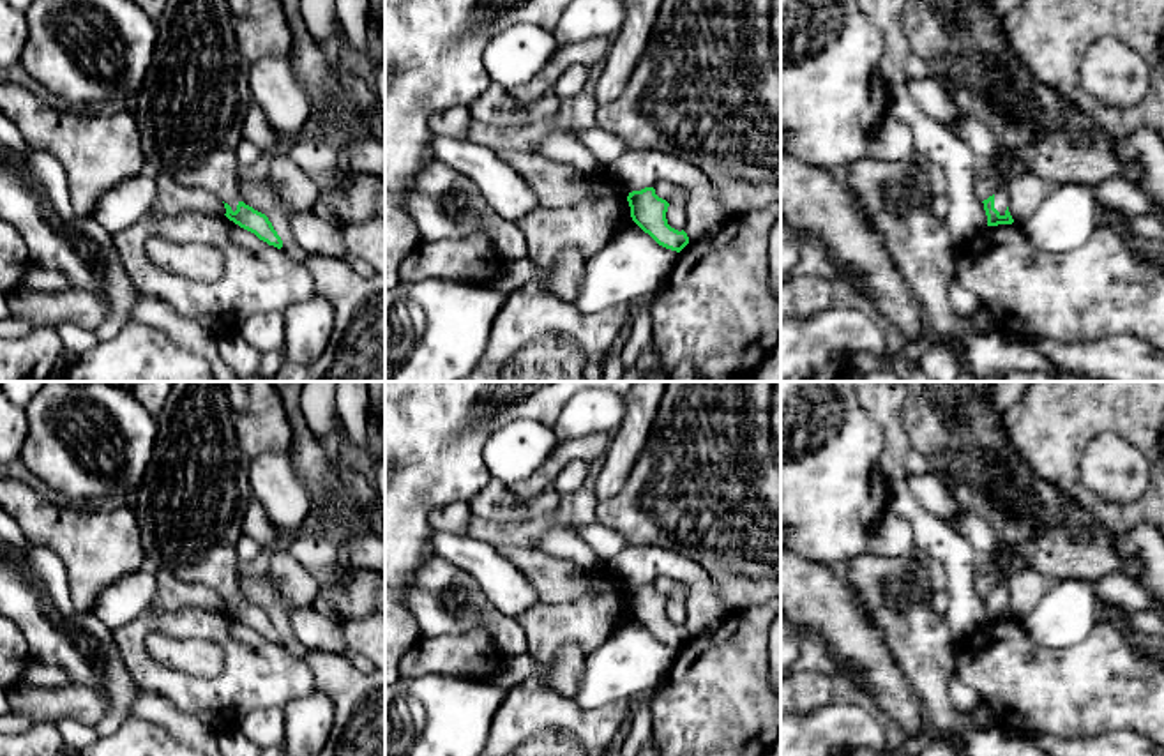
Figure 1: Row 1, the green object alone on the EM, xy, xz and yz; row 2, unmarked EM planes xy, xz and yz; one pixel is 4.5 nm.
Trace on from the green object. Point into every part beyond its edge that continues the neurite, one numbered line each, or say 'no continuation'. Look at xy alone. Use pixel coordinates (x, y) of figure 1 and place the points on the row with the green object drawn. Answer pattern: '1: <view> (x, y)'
1: xy (189, 110)

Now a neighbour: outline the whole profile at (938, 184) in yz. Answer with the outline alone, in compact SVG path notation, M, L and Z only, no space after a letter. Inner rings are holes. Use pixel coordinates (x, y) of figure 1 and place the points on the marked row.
M929 164L927 175L933 196L945 196L949 191L949 184L943 168L938 164Z

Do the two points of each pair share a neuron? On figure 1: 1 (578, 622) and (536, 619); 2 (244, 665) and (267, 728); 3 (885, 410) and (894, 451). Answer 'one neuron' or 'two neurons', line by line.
1: one neuron
2: two neurons
3: one neuron

